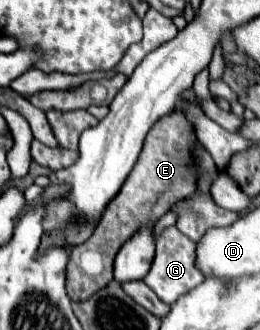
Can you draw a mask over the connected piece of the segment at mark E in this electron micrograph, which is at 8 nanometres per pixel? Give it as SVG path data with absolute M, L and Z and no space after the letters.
M180 108L162 116L148 132L140 158L128 174L120 192L106 206L94 234L80 246L72 248L68 262L66 288L72 300L86 300L90 294L106 286L112 276L112 262L120 246L144 224L164 216L170 206L196 192L196 168L192 160L192 146L198 142L194 126Z

